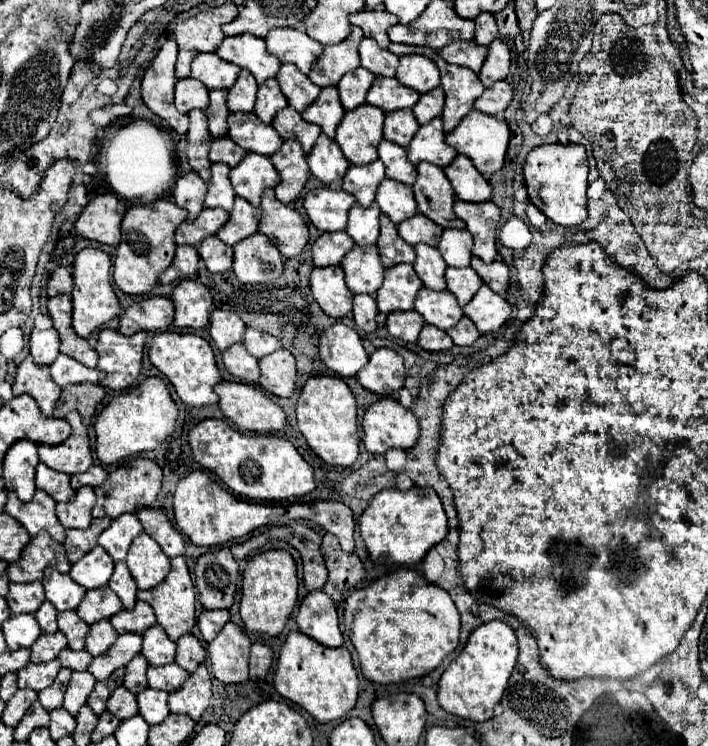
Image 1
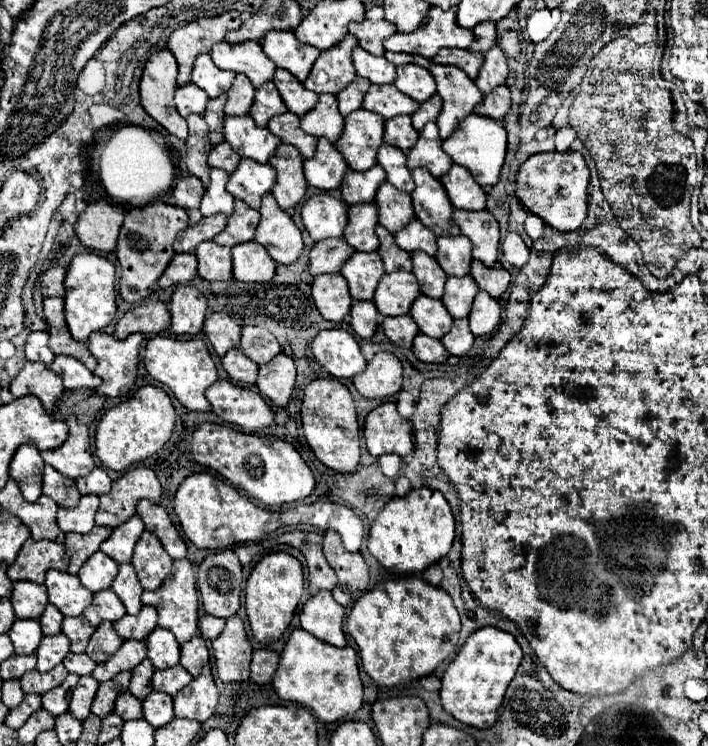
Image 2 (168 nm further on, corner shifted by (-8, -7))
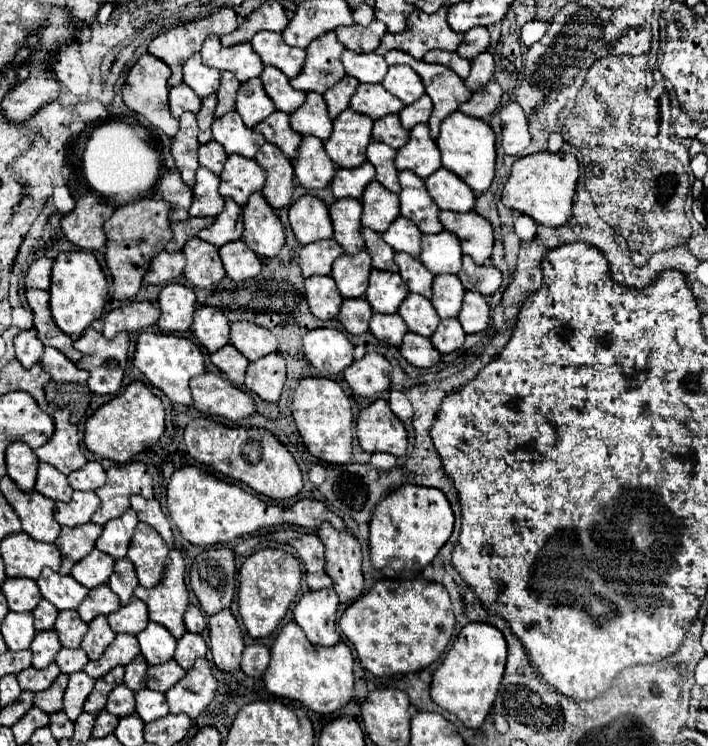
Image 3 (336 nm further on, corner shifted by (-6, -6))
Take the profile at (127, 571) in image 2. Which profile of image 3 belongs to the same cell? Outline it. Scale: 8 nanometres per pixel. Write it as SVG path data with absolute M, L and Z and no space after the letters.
M129 558L115 560L115 572L109 578L109 588L119 596L121 606L127 606L133 598L133 590L137 586L137 576L135 576L135 566L131 564Z

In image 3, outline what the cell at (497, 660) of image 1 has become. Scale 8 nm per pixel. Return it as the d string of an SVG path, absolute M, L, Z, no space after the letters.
M471 622L459 632L445 660L435 670L431 682L431 698L437 706L455 714L467 728L479 728L493 708L499 684L503 680L505 664L507 642L503 634L491 624Z

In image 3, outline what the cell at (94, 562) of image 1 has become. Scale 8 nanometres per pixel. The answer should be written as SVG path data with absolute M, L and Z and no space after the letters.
M97 548L85 556L83 560L79 560L73 570L71 576L81 582L85 588L97 588L101 584L107 584L109 576L113 574L113 564L115 560L103 552L99 552Z

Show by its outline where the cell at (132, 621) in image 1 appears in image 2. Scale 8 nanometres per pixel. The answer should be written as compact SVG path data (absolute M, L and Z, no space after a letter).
M145 605L137 615L125 615L115 621L113 627L123 639L145 639L157 627L157 611Z

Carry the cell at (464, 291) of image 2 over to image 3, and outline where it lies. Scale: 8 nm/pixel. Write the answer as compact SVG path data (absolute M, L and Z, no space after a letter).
M441 274L435 276L433 280L433 306L437 310L437 314L441 318L457 318L461 304L463 304L463 296L465 296L465 288L461 284L461 280L455 274Z

